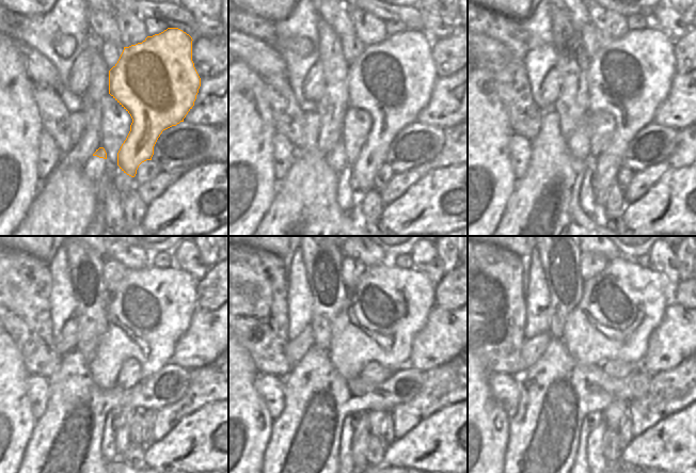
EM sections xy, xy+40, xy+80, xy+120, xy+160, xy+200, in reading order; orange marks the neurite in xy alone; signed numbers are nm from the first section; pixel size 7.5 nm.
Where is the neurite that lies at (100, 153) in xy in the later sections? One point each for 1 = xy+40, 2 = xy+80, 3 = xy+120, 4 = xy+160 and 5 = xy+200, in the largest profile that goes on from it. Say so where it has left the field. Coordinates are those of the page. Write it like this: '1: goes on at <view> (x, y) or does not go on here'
1: goes on at xy+40 (338, 151)
2: goes on at xy+80 (578, 142)
3: goes on at xy+120 (152, 308)
4: goes on at xy+160 (389, 305)
5: goes on at xy+200 (620, 306)

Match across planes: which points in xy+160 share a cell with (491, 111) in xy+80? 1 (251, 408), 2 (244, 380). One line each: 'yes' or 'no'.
1: yes
2: yes

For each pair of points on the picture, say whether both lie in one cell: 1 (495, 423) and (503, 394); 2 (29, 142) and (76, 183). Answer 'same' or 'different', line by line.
1: different
2: different

